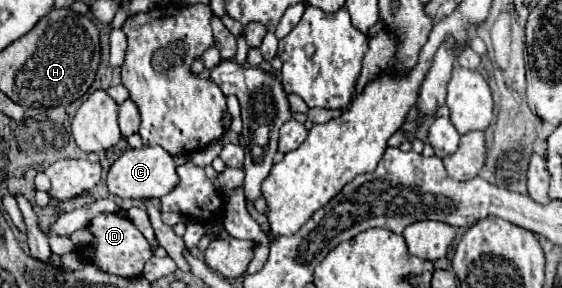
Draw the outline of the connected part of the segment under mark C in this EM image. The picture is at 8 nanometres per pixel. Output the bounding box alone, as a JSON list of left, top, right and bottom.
[106,146,178,198]

